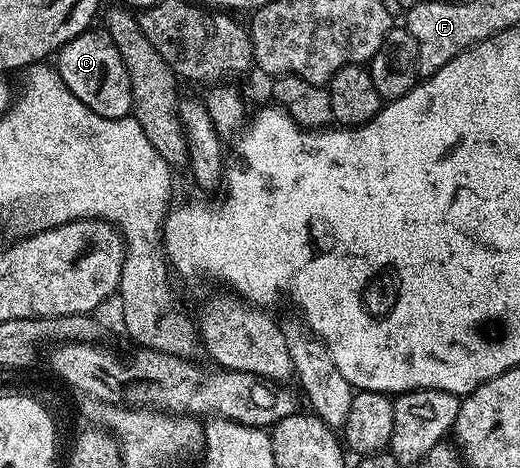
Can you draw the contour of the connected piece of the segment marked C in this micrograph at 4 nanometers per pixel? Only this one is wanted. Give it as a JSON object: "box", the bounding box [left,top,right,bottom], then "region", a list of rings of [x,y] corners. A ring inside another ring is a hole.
{"box":[57,28,133,118],"region":[[[91,28],[68,40],[68,44],[57,51],[57,58],[58,75],[64,80],[64,84],[68,84],[72,96],[88,104],[88,108],[92,108],[96,116],[125,118],[133,111],[132,88],[126,65],[124,60],[120,60],[120,52],[116,52],[116,44],[112,44],[112,36],[108,36],[105,28]]]}

